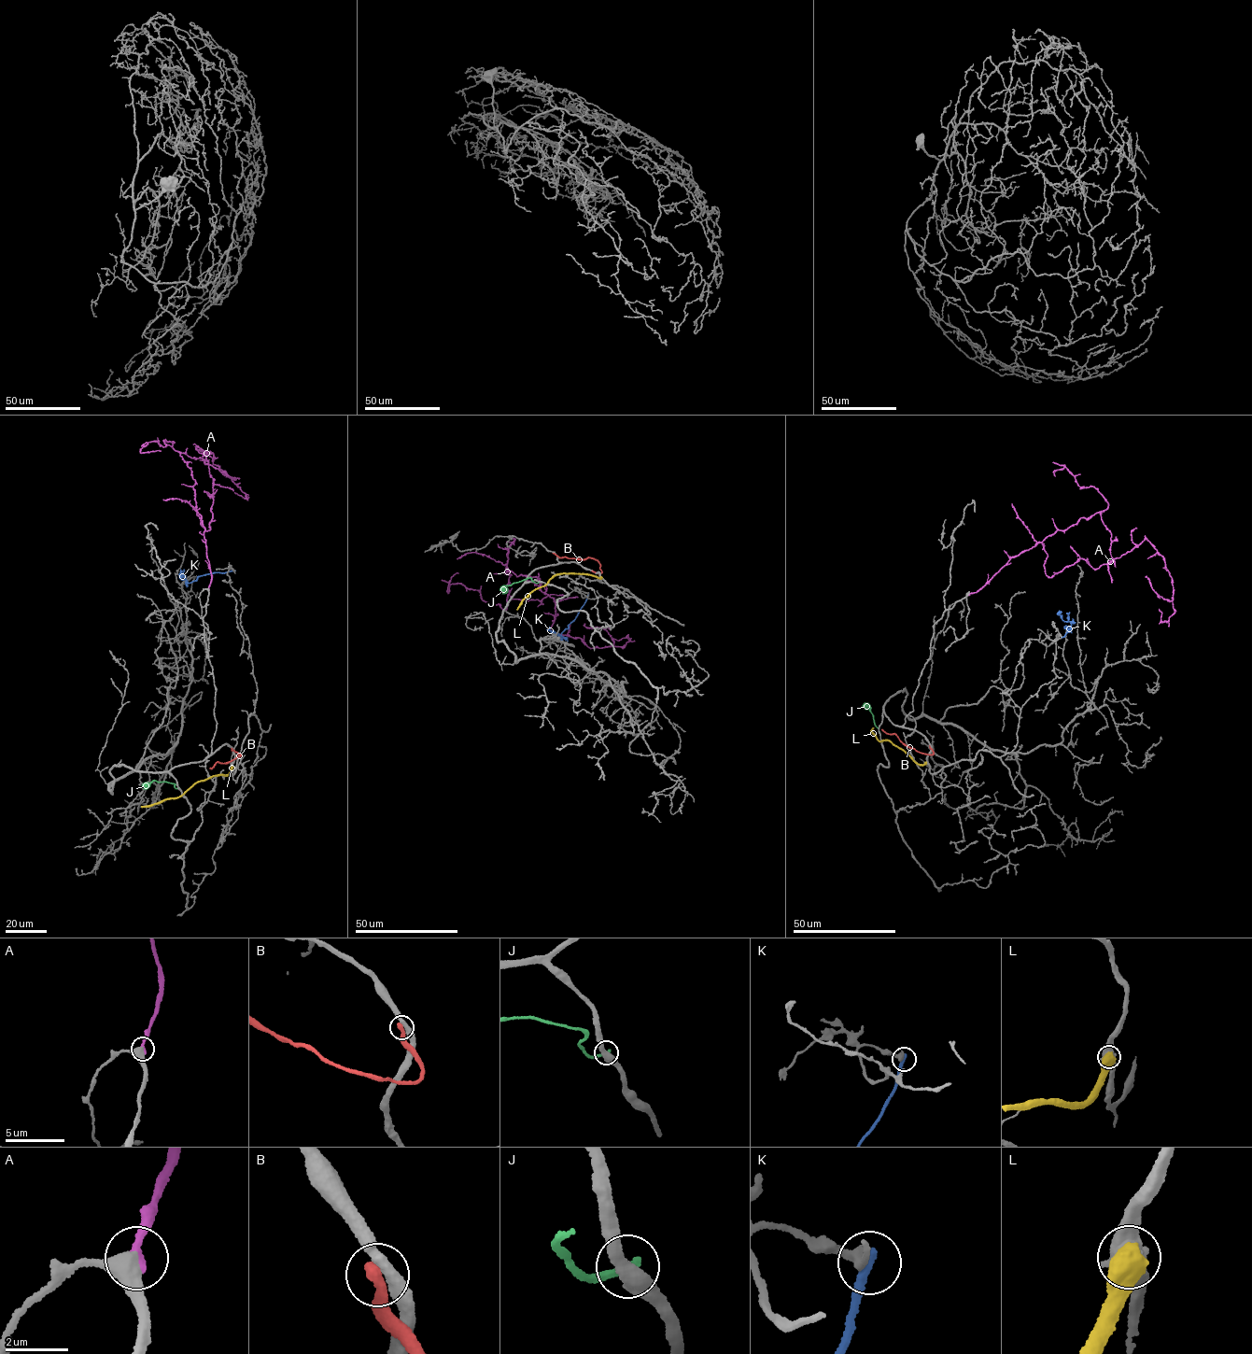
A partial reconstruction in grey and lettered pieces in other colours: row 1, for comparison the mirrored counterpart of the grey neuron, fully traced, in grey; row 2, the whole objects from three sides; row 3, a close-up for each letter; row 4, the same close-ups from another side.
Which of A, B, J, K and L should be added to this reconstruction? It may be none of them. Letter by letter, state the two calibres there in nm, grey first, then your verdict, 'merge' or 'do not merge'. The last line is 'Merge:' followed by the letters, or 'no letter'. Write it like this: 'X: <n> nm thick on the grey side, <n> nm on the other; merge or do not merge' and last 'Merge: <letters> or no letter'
A: 440 nm thick on the grey side, 360 nm on the other; merge
B: 380 nm thick on the grey side, 400 nm on the other; do not merge
J: 420 nm thick on the grey side, 240 nm on the other; do not merge
K: 280 nm thick on the grey side, 300 nm on the other; do not merge
L: 460 nm thick on the grey side, 750 nm on the other; do not merge
Merge: A

